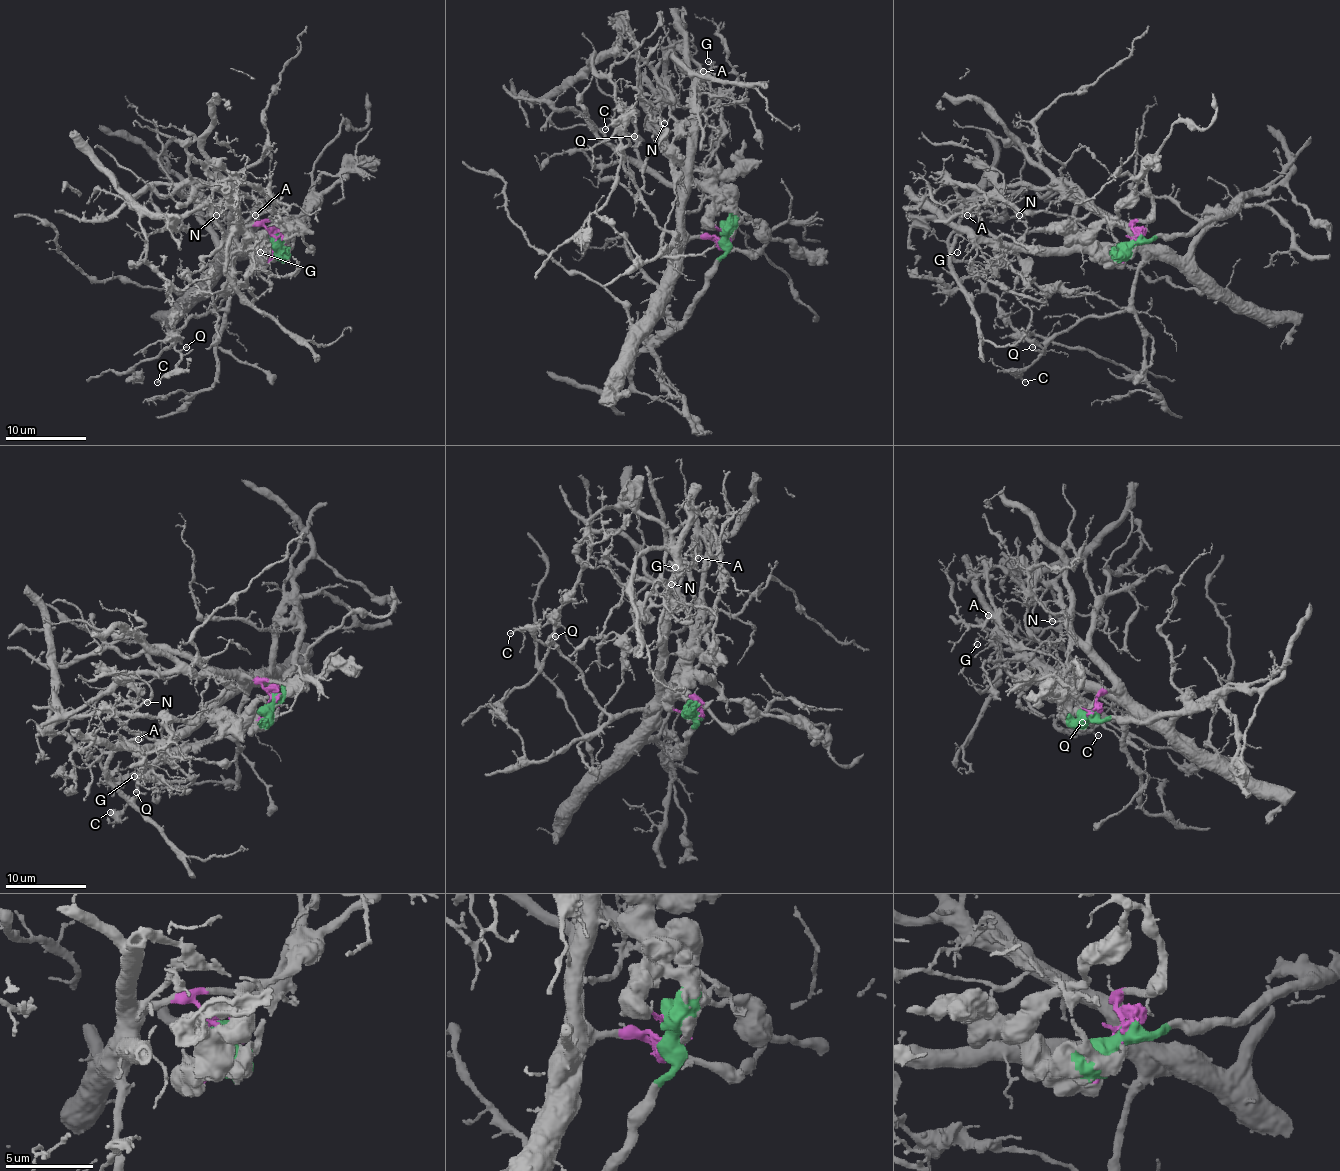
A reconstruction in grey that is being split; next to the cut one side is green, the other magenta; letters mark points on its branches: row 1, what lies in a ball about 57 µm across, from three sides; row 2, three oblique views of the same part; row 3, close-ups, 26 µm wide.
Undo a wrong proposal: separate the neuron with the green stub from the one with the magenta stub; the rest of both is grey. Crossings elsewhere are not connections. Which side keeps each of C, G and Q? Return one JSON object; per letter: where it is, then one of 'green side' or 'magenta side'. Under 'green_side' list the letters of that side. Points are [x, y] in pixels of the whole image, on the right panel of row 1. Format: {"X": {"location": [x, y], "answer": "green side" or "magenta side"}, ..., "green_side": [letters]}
{"C": {"location": [1025, 382], "answer": "magenta side"}, "G": {"location": [957, 252], "answer": "magenta side"}, "Q": {"location": [1032, 347], "answer": "magenta side"}, "green_side": []}

